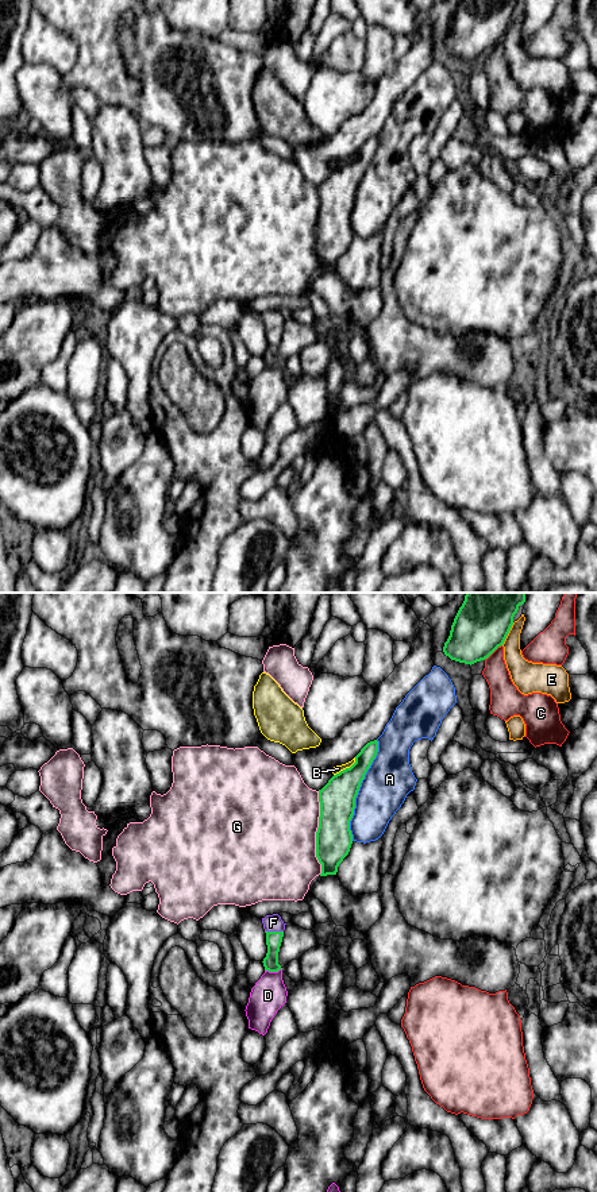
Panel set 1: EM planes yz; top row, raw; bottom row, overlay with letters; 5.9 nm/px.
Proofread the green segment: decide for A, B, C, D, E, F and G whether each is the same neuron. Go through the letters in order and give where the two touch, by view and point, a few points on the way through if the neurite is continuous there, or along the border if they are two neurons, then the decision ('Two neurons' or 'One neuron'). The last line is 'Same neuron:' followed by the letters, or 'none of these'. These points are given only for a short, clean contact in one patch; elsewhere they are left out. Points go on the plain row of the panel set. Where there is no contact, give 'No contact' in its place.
A: Touches green at yz (358, 185). Two neurons
B: Touches green at yz (346, 164). Two neurons
C: Touches green at yz (492, 47). Two neurons
D: Touches green at yz (273, 366). Two neurons
E: Touches green at yz (508, 27). Two neurons
F: Touches green at yz (274, 327). One neuron
G: Touches green at yz (316, 228). Two neurons
Same neuron: F

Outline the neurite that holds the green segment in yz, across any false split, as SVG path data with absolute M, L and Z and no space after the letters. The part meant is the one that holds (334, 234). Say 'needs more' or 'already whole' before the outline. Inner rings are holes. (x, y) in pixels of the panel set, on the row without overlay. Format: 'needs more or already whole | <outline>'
already whole | M378 136L367 138L350 163L334 170L319 185L320 212L316 227L316 252L321 259L320 271L336 270L339 259L350 247L353 239L350 216L354 211L355 193L377 147Z

